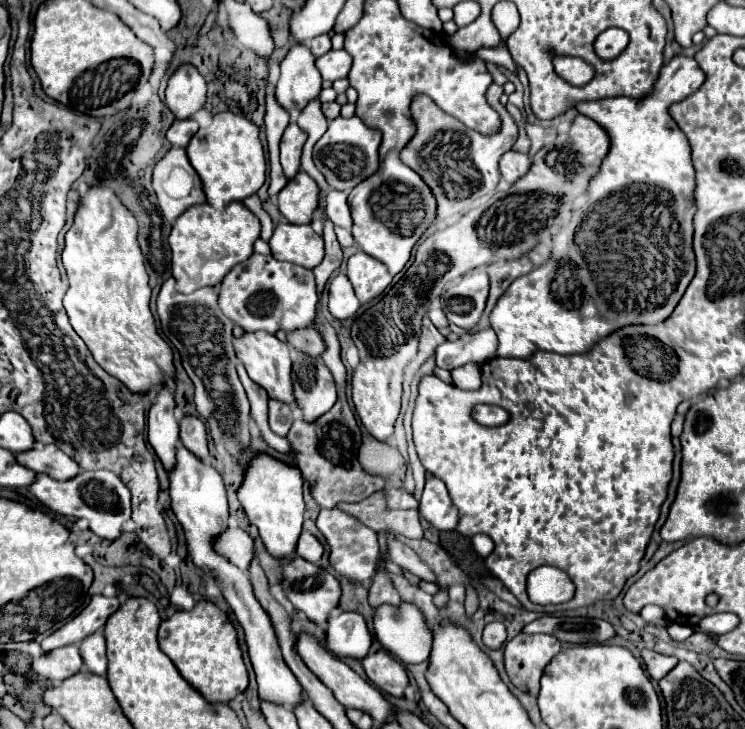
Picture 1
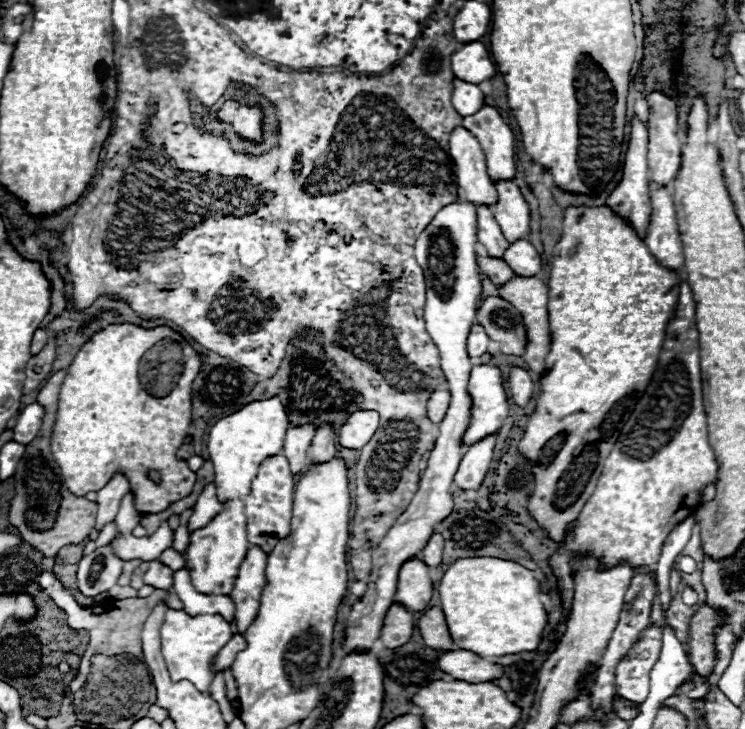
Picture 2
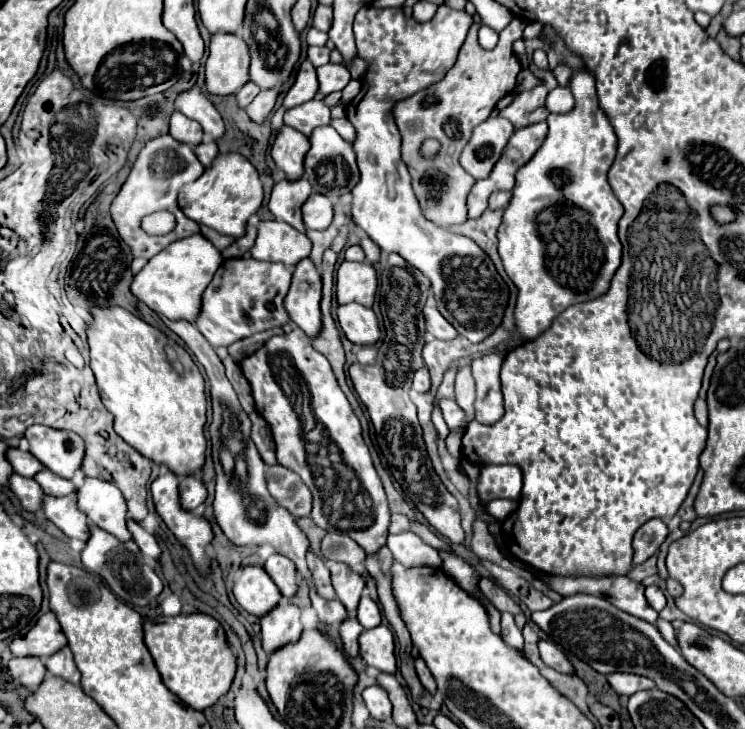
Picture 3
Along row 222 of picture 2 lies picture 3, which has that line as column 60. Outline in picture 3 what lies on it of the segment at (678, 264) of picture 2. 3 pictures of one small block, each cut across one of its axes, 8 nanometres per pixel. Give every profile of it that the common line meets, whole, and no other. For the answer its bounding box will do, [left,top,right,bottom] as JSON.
[46,646,80,684]

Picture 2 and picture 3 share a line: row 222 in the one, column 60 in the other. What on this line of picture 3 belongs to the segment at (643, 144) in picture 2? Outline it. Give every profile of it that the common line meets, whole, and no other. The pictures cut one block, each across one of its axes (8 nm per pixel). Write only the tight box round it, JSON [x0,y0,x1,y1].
[10,612,66,658]

